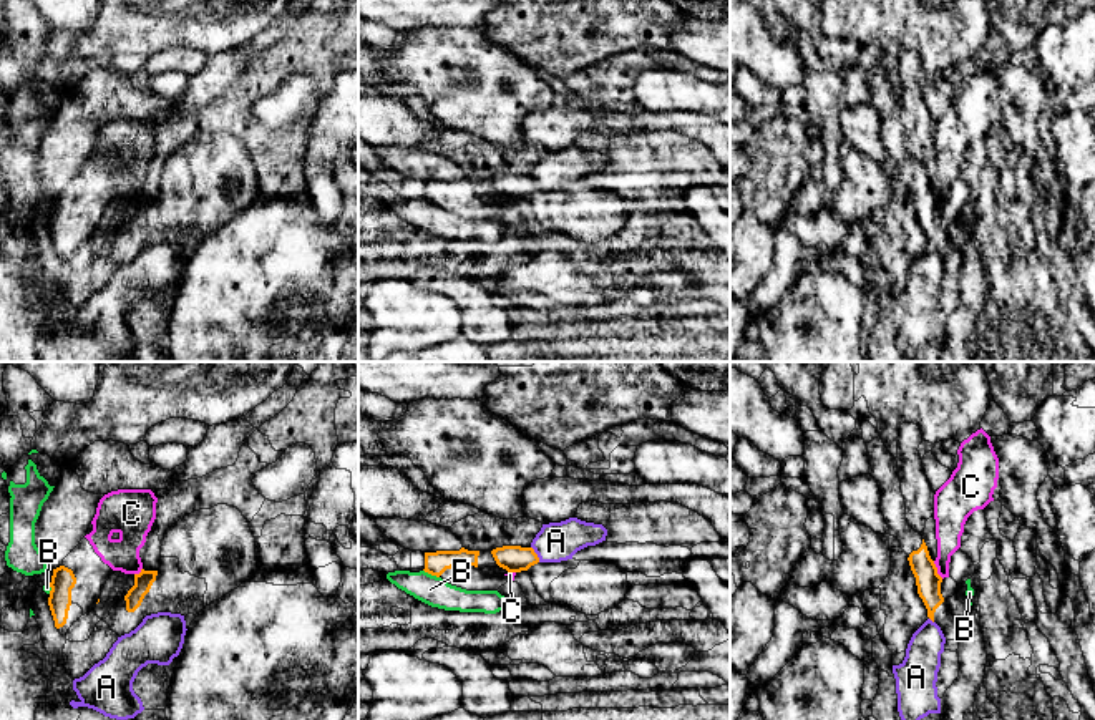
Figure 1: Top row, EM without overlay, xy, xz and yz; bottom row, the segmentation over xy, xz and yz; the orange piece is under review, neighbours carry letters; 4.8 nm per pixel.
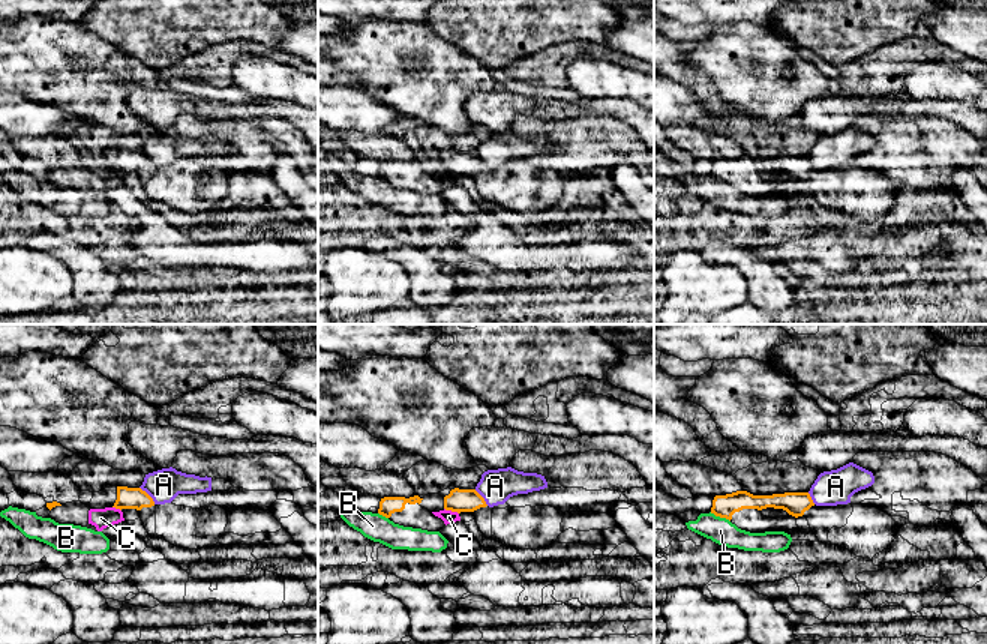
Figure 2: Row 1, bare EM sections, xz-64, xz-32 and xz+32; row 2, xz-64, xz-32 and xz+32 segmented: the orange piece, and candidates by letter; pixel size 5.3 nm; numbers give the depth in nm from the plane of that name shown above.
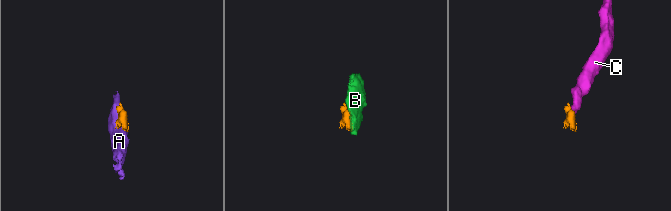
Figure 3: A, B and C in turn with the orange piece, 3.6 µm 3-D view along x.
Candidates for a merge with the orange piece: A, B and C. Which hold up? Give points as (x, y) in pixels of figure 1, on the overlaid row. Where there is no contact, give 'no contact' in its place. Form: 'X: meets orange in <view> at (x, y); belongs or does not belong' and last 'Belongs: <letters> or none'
A: meets orange in xz at (536, 554); does not belong
B: meets orange in xz at (432, 574); does not belong
C: meets orange in yz at (936, 569); belongs
Belongs: C

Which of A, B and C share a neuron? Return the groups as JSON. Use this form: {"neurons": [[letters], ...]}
{"neurons": [["A"], ["B"], ["C"]]}

